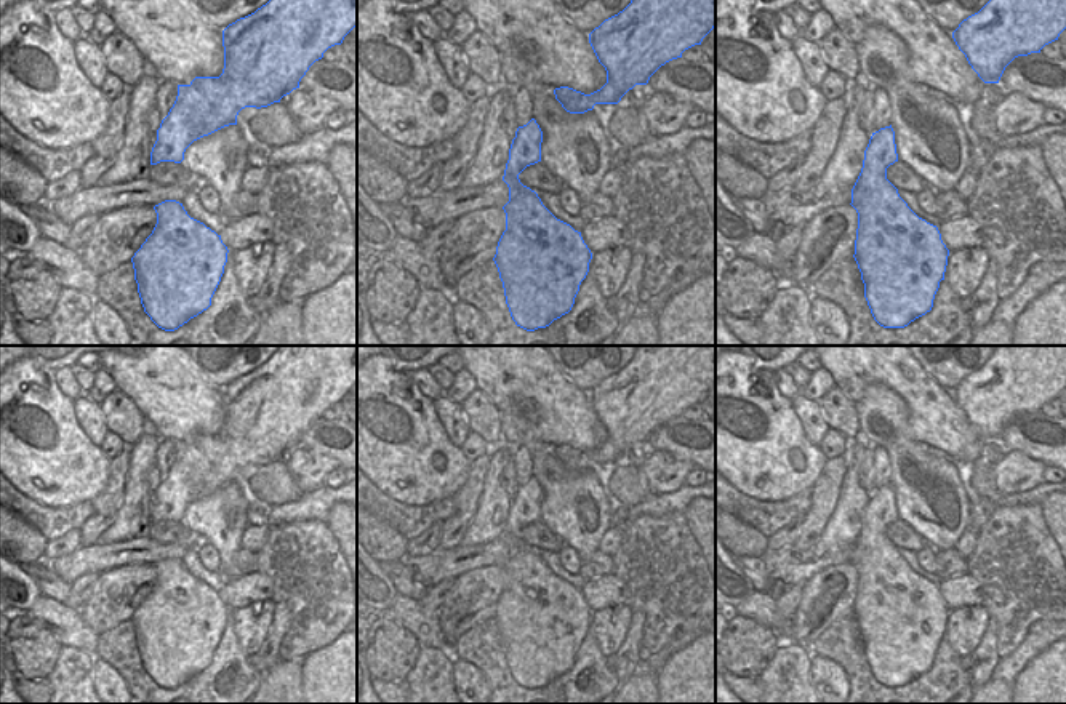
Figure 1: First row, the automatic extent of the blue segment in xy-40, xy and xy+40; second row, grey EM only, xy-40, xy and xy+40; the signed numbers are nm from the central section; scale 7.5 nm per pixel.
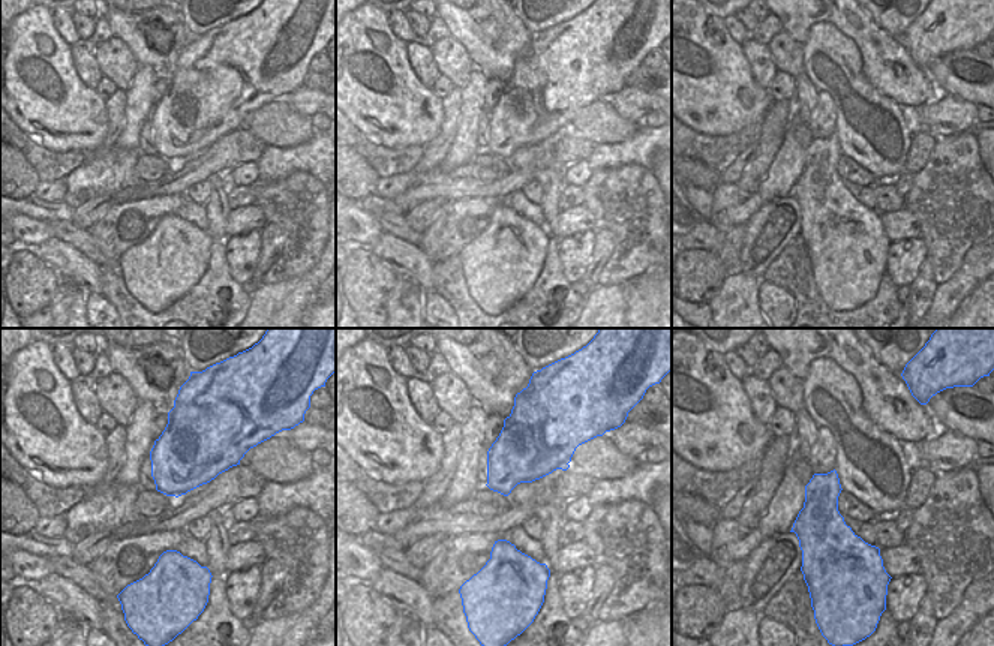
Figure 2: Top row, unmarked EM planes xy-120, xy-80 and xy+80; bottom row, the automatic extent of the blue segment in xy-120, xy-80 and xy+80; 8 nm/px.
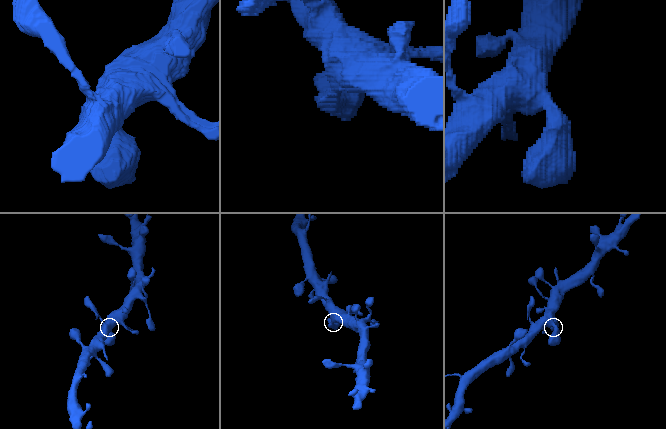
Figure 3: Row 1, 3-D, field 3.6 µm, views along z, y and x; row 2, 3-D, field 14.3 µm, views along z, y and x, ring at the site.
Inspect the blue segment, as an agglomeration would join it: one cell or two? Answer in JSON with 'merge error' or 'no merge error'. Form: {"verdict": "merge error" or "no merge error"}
{"verdict": "no merge error"}

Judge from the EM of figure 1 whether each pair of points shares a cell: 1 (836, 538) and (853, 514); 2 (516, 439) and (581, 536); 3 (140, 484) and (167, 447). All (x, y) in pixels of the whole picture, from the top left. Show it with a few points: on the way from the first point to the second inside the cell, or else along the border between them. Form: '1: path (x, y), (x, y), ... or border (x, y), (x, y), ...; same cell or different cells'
1: path (841, 532), (847, 520); same cell
2: path (541, 456), (556, 471), (556, 482), (577, 511); same cell
3: border (160, 440), (154, 466); different cells

